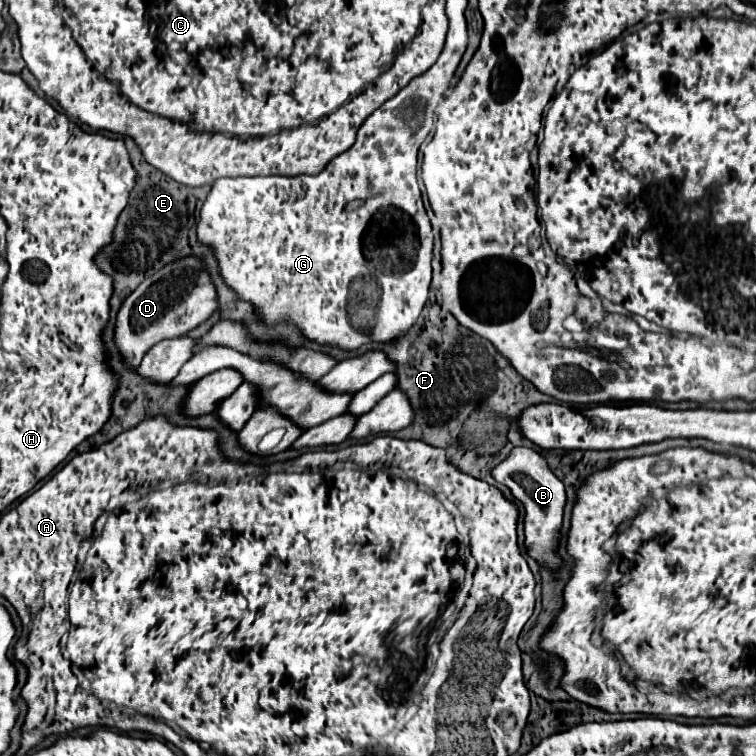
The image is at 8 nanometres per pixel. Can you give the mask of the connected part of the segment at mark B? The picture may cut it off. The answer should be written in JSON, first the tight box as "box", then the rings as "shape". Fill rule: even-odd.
{"box":[492,448,564,568],"shape":[[[512,448],[510,454],[492,470],[492,478],[510,488],[514,500],[524,506],[524,534],[526,534],[526,548],[528,554],[544,564],[546,568],[558,568],[558,540],[560,540],[560,526],[562,526],[562,512],[564,512],[564,484],[552,474],[546,460],[532,448]]]}

